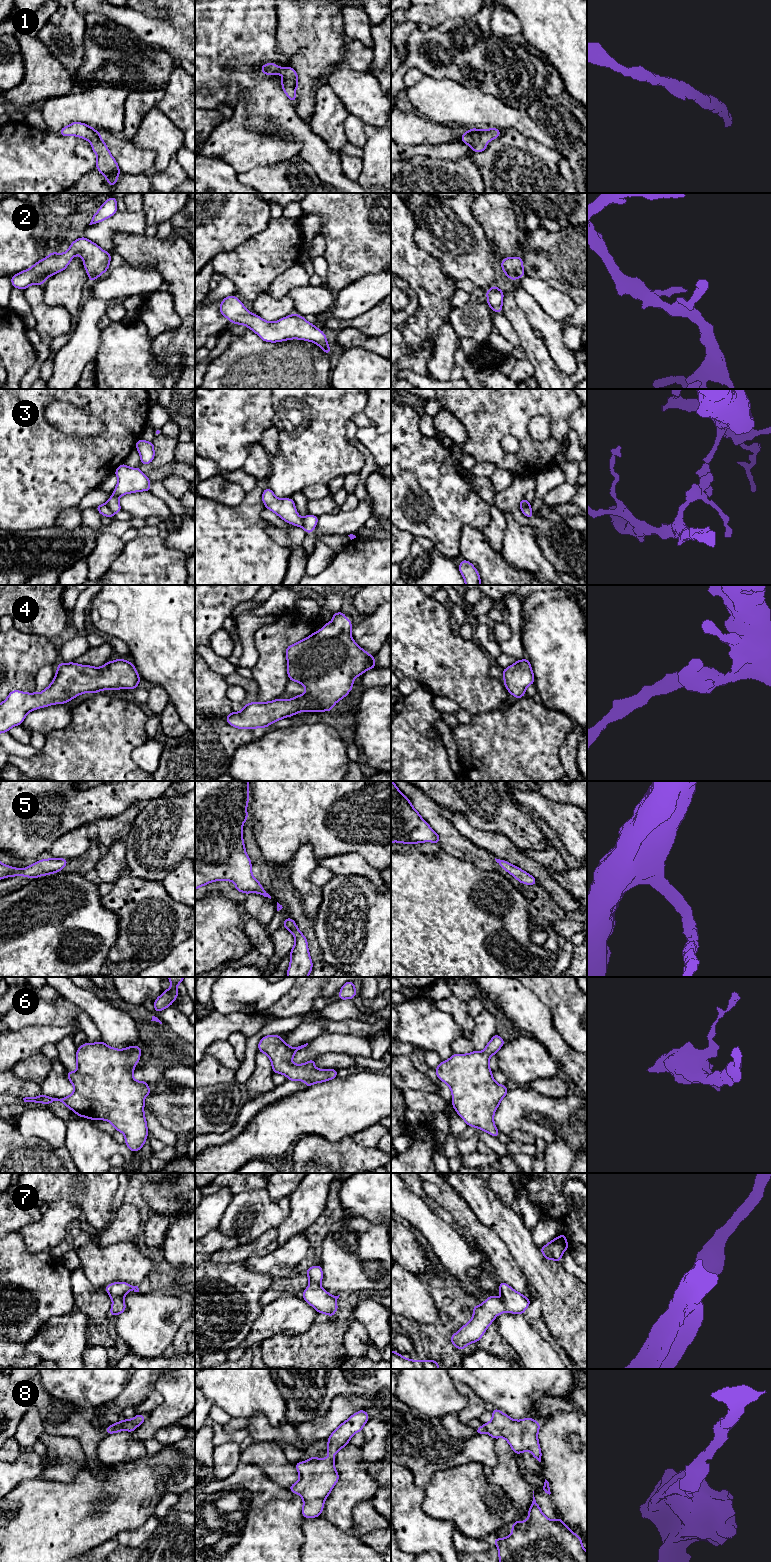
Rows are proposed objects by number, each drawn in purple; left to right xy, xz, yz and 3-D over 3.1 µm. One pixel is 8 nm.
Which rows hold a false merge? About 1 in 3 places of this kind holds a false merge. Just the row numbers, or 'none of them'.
3

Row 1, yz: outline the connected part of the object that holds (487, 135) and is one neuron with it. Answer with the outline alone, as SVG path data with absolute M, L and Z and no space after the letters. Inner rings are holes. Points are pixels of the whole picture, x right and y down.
M497 128L479 130L469 129L461 136L461 141L469 145L473 152L483 152L487 148L487 143L500 136L501 131Z

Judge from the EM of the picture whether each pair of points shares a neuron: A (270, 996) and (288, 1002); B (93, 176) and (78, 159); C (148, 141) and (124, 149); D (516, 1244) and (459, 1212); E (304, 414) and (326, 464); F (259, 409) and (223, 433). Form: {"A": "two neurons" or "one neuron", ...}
{"A": "two neurons", "B": "two neurons", "C": "two neurons", "D": "two neurons", "E": "one neuron", "F": "one neuron"}

